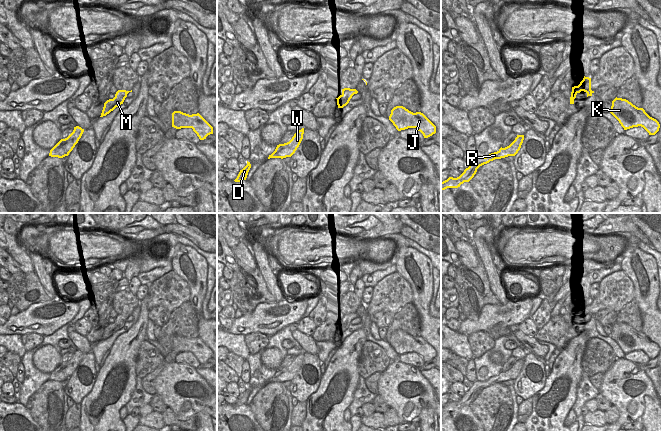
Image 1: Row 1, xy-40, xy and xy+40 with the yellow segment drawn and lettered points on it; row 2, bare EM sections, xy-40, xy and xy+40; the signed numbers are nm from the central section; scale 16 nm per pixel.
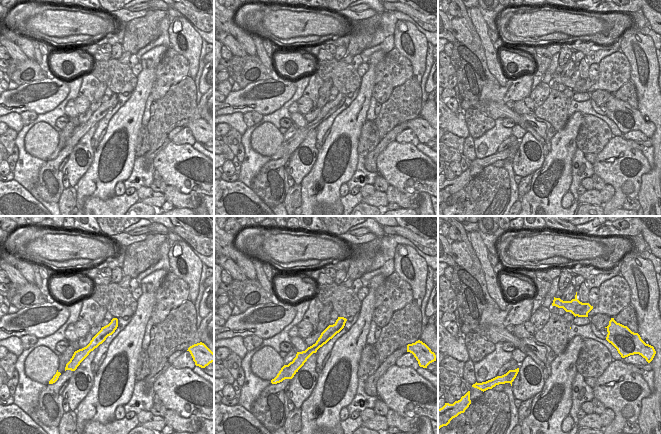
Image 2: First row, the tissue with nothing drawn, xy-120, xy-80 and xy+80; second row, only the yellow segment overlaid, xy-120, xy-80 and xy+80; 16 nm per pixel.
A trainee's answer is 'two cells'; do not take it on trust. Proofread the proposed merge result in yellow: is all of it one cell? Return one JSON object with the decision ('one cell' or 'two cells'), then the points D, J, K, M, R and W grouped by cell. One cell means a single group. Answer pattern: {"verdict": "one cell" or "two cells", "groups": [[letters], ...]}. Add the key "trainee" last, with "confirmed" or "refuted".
{"verdict": "two cells", "groups": [["D", "M", "R", "W"], ["J", "K"]], "trainee": "confirmed"}

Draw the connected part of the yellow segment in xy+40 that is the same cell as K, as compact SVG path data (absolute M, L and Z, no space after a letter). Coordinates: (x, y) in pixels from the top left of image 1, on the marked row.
M615 98L609 111L624 130L641 126L649 135L655 135L660 128L659 122L650 117L643 108L638 108L626 99Z

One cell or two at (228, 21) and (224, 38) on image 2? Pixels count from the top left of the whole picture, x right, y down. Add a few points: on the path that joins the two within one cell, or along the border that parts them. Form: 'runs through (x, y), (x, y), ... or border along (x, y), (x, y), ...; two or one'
border along (224, 31), (234, 38); two

